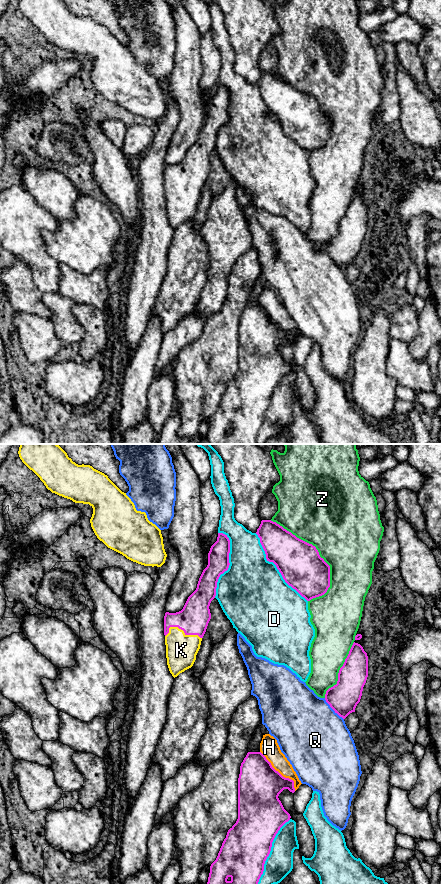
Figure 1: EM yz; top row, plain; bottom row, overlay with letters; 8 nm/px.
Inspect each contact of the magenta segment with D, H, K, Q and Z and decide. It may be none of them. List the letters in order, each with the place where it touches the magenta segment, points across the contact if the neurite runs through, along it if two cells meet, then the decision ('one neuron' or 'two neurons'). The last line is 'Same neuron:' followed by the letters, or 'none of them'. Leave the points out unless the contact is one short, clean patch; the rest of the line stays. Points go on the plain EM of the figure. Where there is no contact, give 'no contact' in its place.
D: meets magenta in yz at (276, 118); two neurons
H: meets magenta in yz at (279, 325); two neurons
K: meets magenta in yz at (182, 181); one neuron
Q: meets magenta in yz at (333, 261); two neurons
Z: meets magenta in yz at (316, 101); two neurons
Same neuron: K

